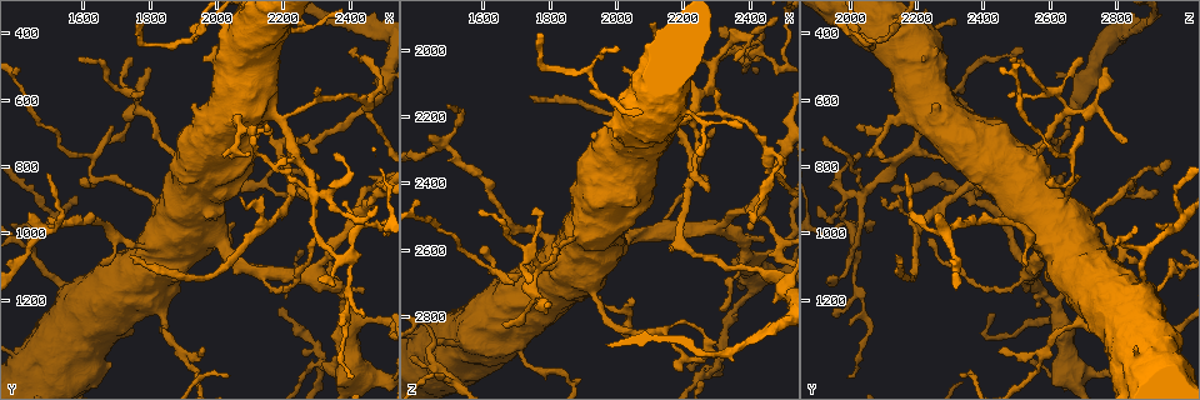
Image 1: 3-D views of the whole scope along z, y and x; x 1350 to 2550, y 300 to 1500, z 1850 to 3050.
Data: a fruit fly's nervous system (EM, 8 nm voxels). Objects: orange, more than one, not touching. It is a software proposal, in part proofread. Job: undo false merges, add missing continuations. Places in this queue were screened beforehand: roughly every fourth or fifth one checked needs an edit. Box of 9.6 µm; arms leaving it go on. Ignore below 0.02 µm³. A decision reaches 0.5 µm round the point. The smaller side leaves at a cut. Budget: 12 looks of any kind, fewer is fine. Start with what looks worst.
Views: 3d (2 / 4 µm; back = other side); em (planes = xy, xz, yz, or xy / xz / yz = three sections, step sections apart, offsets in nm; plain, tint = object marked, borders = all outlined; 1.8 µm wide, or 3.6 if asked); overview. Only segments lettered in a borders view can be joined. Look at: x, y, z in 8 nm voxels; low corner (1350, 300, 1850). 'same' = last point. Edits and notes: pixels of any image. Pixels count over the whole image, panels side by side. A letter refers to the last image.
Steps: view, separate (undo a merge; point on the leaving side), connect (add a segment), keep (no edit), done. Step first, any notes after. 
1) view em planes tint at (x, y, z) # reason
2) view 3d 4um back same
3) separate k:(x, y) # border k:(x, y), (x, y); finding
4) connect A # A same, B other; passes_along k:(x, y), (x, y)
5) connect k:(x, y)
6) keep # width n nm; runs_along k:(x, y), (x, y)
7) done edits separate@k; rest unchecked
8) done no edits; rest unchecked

view em planes borders at (2030, 370, 2160)

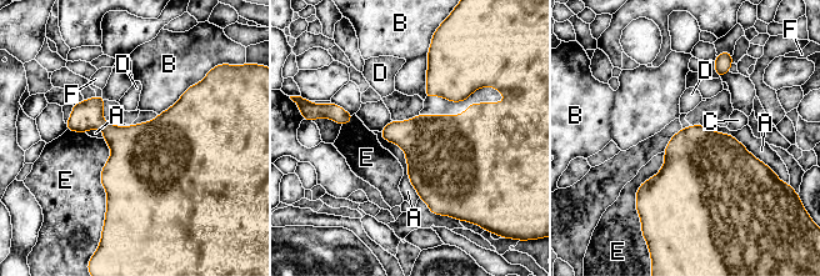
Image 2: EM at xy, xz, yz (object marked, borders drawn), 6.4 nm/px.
keep # width 400 nm; A other, B other, C other, D other, E other, F other; border 2:(379, 133), (403, 150), (419, 197); one neuron here

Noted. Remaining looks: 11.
view em 3.6um planes borders at (1930, 940, 2700) # sudden change in width

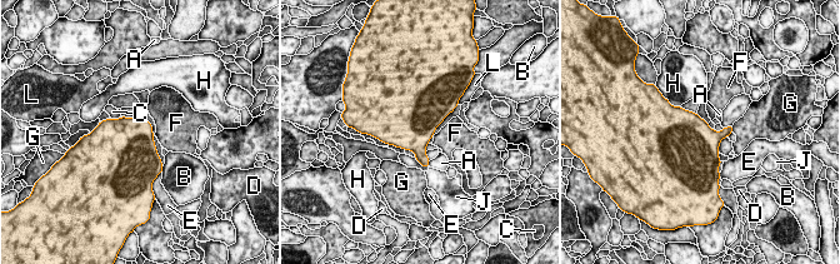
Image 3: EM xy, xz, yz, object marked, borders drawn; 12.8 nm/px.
keep # width 600 nm; A other, B other, C other, D other, E other, F other, G other, H other, J other, L other; continuous, no second neuron

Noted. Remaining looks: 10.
view em planes tint at (1560, 1190, 2870) # calibre changes

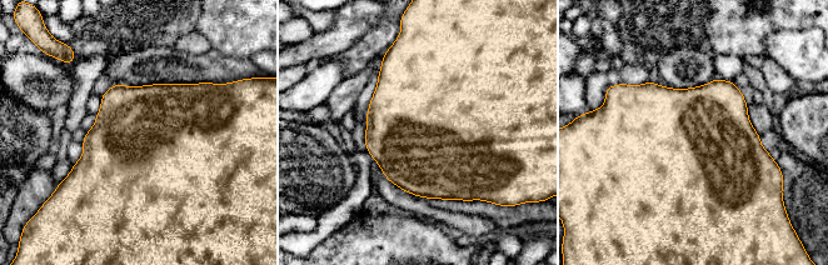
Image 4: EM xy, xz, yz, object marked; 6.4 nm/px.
view em planes borders same # see the neighbours

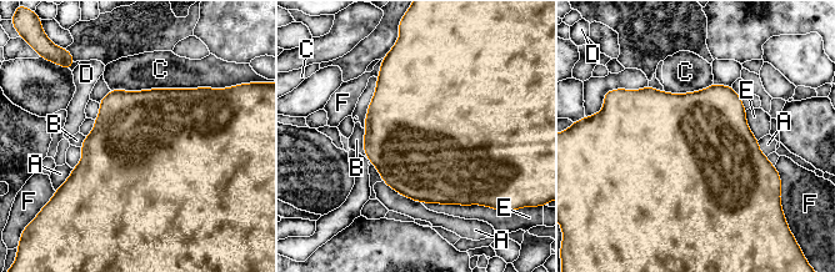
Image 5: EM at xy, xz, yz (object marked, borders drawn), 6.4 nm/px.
keep # A other, B other, C other, D other, E other, F other; border 5:(364, 129), (364, 155), (383, 180); continuous, no second neuron

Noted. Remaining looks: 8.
view em planes borders at (1750, 1060, 2140) # long arm stops here

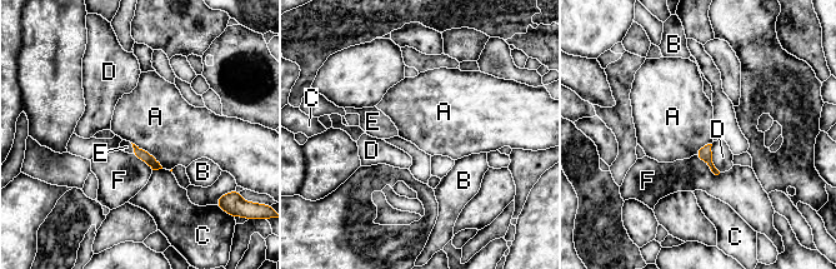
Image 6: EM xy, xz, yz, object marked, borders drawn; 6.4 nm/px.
connect E # A other, B other, C other, D other, E same, F other; passes_along 6:(141, 154), (133, 147), (126, 147); it goes on there

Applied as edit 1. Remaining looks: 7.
view overview

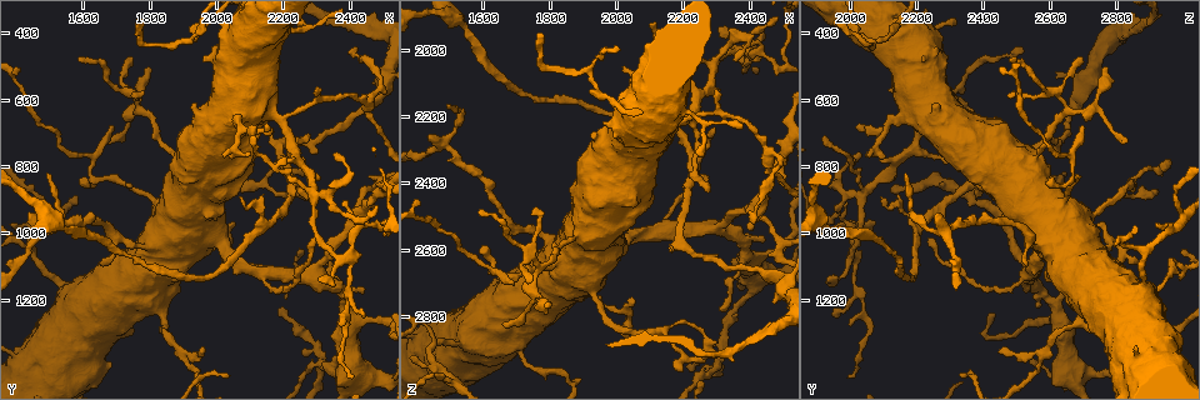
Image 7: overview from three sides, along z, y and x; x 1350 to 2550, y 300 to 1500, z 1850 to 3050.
view 3d 4um back at (2500, 390, 2820) # calibre changes

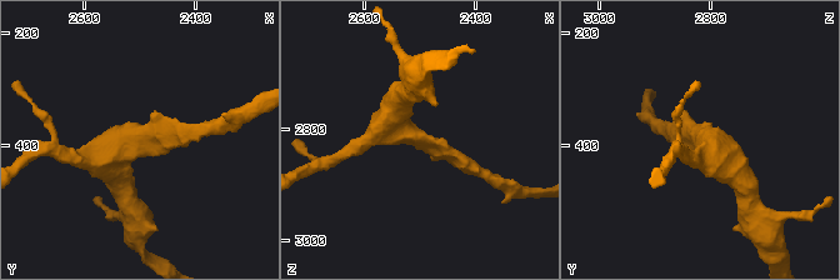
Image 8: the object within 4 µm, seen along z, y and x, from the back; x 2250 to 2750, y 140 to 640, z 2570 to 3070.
view em planes borders at (2490, 390, 2820) # arm_widths 190, 460 nm

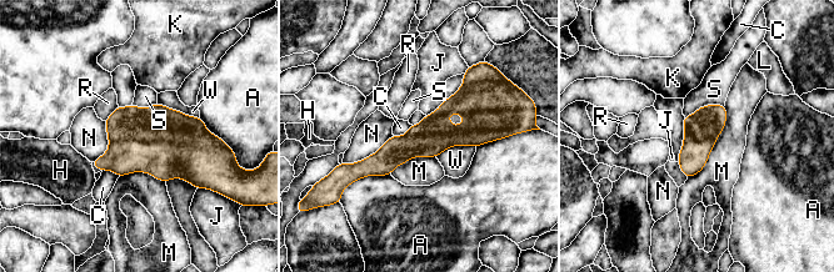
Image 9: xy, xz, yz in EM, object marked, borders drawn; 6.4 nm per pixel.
keep # width 240 nm; A other, C other, H other, J other, K other, L other, M other, N other, R other, S other, W other; border 9:(411, 125), (404, 134), (393, 135); one neuron here

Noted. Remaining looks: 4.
done edits connect@6; rest unchecked

